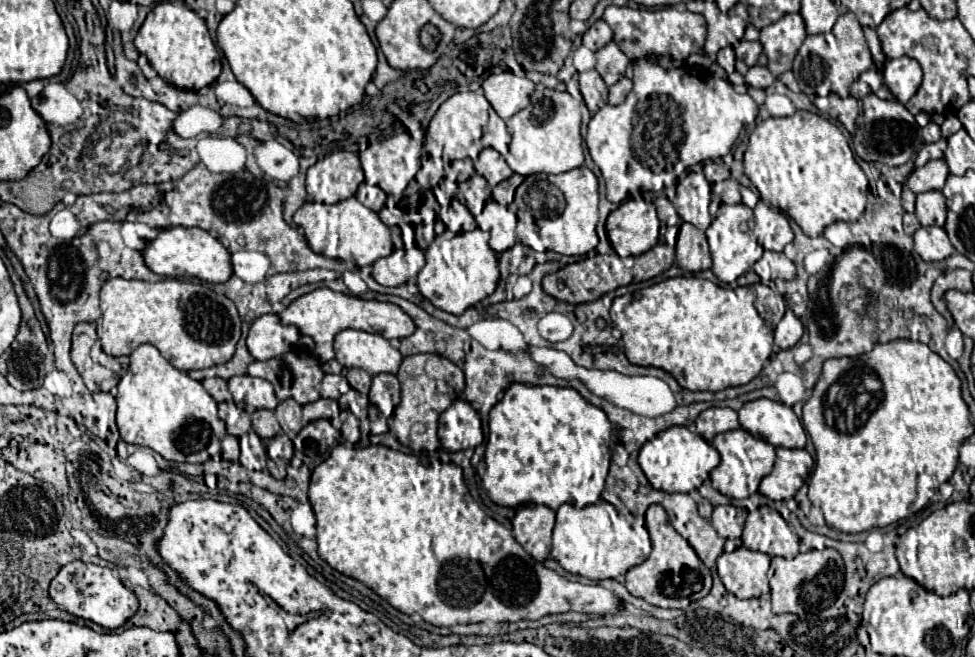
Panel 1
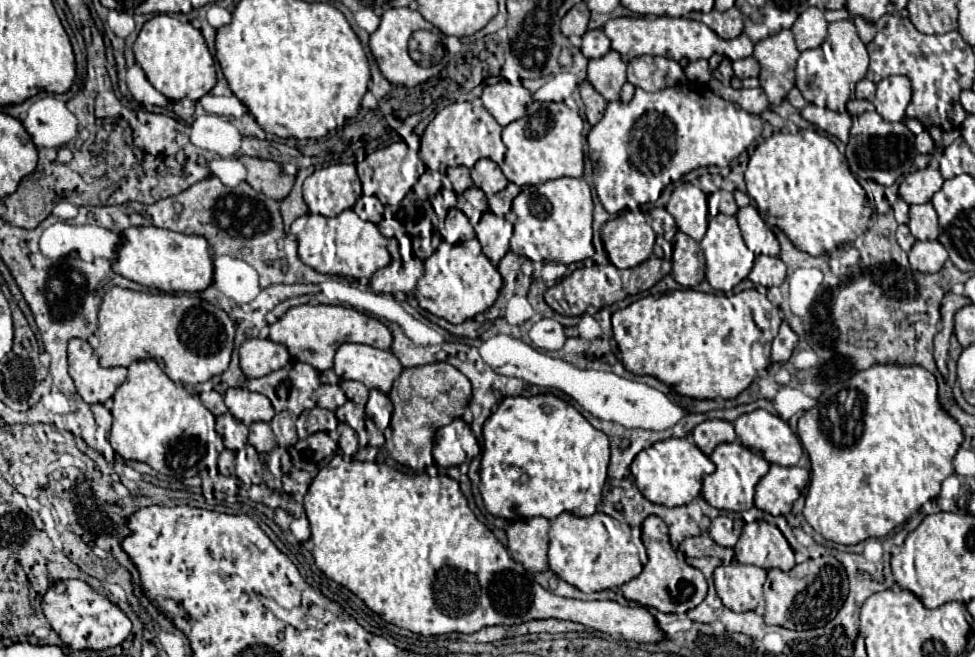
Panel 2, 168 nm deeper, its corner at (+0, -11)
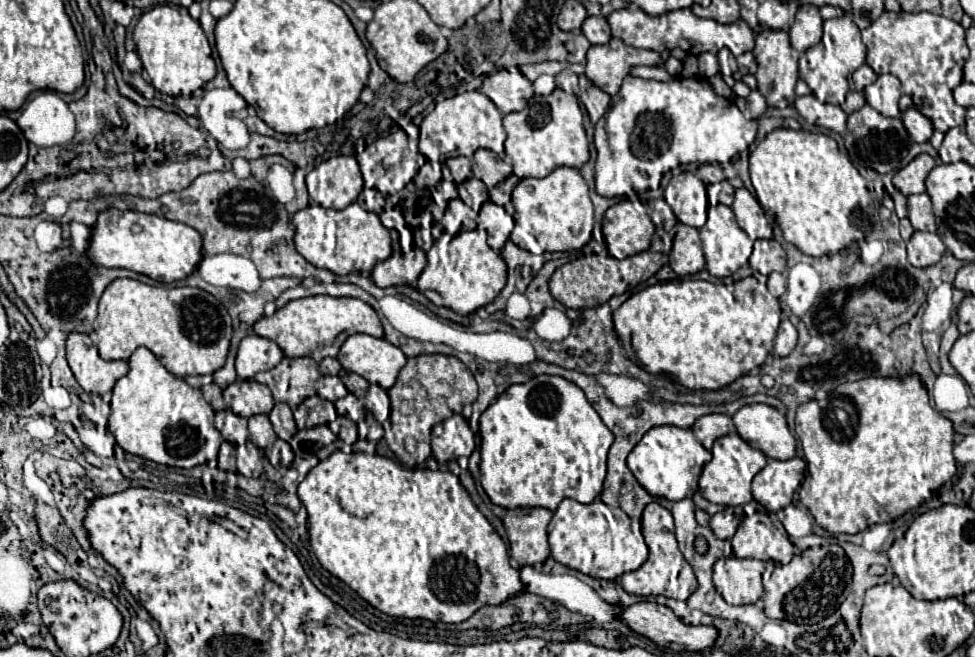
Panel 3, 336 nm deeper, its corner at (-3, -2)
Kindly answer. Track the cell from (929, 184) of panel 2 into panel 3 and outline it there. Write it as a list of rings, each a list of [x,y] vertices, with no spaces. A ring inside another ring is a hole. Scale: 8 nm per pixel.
[[[919,154],[915,160],[911,160],[905,168],[901,168],[893,176],[893,186],[909,196],[909,194],[921,194],[925,192],[925,178],[935,166],[935,160],[929,154]]]

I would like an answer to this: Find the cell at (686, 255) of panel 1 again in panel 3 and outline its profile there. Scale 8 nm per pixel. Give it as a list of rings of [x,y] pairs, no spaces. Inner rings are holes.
[[[677,222],[673,250],[669,254],[669,266],[677,276],[693,276],[705,268],[705,258],[697,228]]]

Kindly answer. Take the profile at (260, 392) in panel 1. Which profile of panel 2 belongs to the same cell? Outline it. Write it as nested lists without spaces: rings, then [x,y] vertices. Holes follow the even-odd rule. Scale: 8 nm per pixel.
[[[230,389],[224,395],[226,407],[230,413],[240,419],[244,425],[256,423],[256,421],[270,421],[274,417],[274,407],[270,399],[262,393],[252,393],[248,389]]]

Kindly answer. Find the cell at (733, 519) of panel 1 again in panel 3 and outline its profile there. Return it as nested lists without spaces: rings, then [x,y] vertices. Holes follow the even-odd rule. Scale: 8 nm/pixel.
[[[723,510],[723,512],[717,512],[717,514],[711,516],[709,528],[713,530],[715,538],[729,540],[729,538],[733,538],[733,534],[735,534],[739,523],[740,519],[731,510]]]

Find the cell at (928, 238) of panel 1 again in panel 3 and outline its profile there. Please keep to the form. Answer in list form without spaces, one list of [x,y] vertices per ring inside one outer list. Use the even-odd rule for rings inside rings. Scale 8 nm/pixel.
[[[915,232],[907,242],[907,260],[915,268],[927,268],[941,260],[945,252],[945,244],[937,234],[931,232]]]

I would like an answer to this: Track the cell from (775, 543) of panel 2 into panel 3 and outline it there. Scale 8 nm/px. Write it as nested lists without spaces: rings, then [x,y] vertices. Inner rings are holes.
[[[753,514],[747,516],[737,534],[731,538],[733,554],[737,558],[757,558],[757,560],[775,560],[775,562],[789,562],[793,558],[793,544],[775,524],[769,520],[767,514]]]

